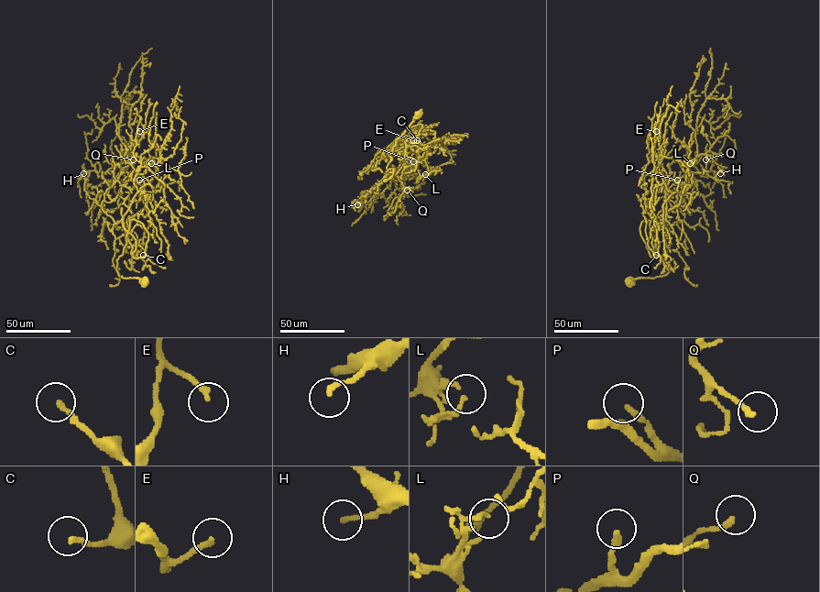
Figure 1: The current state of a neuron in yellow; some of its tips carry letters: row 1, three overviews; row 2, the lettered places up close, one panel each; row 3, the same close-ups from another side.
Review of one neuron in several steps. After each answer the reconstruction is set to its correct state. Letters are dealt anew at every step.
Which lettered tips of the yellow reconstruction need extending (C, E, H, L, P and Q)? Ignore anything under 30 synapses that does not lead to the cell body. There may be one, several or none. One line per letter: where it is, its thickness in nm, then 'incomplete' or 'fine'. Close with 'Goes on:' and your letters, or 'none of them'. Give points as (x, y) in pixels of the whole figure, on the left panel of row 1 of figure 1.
C: (143, 255) | 190 nm | fine
E: (139, 131) | 180 nm | fine
H: (83, 173) | 170 nm | fine
L: (151, 163) | 140 nm | fine
P: (139, 180) | 240 nm | incomplete
Q: (133, 159) | 190 nm | fine
Goes on: P

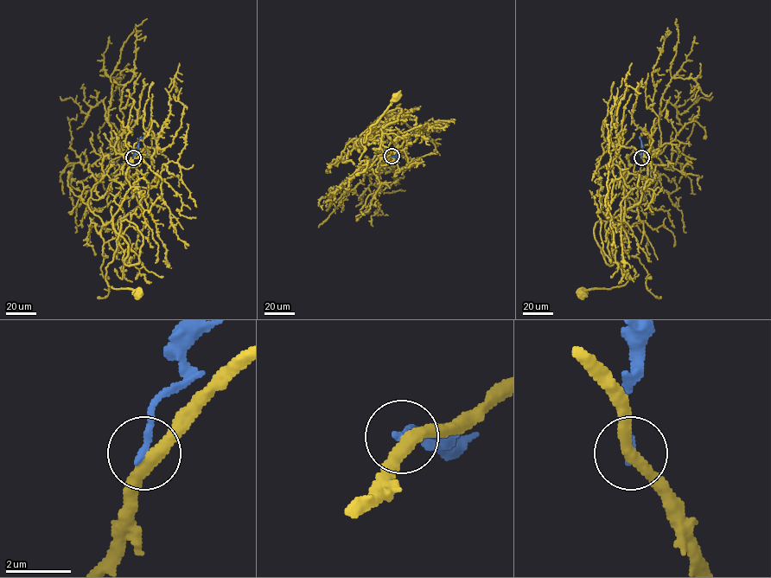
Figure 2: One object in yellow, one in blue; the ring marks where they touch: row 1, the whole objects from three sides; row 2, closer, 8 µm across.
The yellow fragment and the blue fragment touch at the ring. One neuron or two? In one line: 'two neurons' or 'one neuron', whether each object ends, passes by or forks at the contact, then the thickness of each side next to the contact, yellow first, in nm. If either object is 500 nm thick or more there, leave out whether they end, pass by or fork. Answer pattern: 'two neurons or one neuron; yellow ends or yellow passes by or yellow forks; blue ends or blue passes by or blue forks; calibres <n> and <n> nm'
two neurons; yellow passes by; blue ends; calibres 360 and 240 nm

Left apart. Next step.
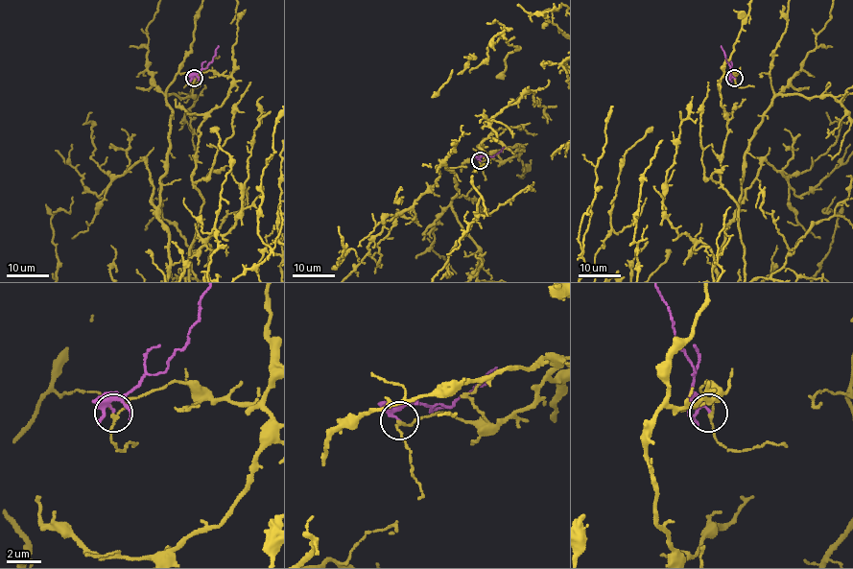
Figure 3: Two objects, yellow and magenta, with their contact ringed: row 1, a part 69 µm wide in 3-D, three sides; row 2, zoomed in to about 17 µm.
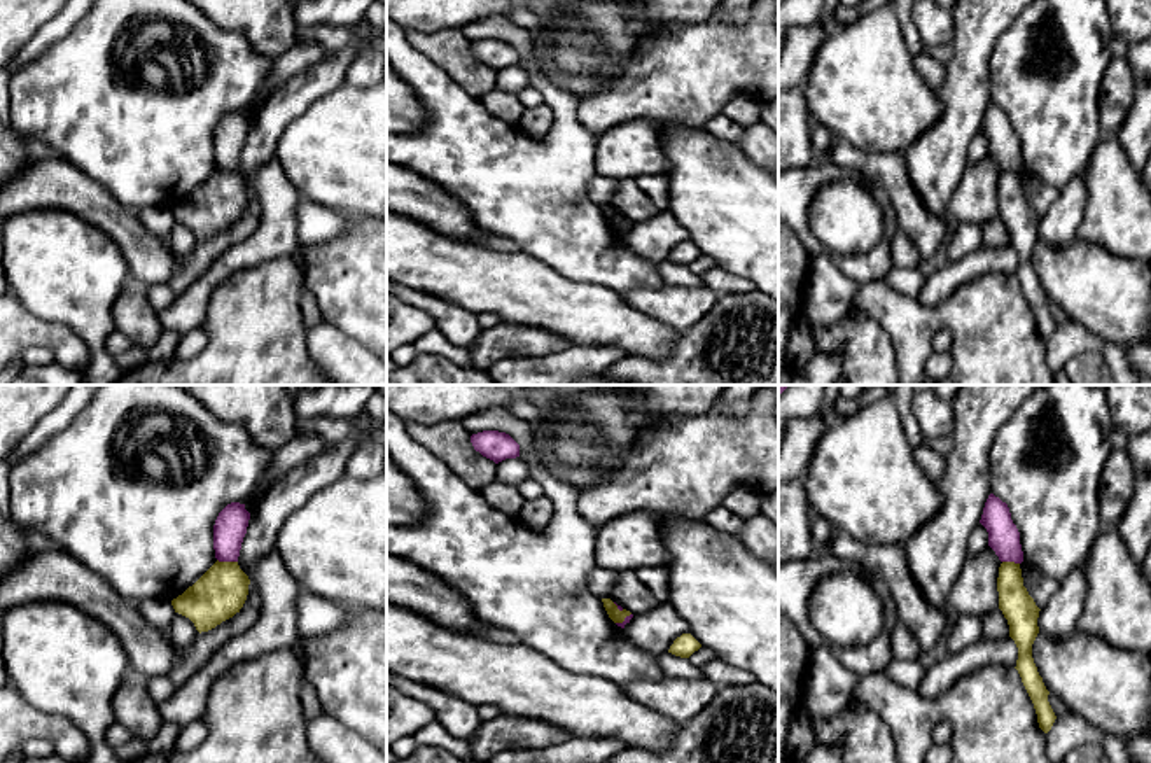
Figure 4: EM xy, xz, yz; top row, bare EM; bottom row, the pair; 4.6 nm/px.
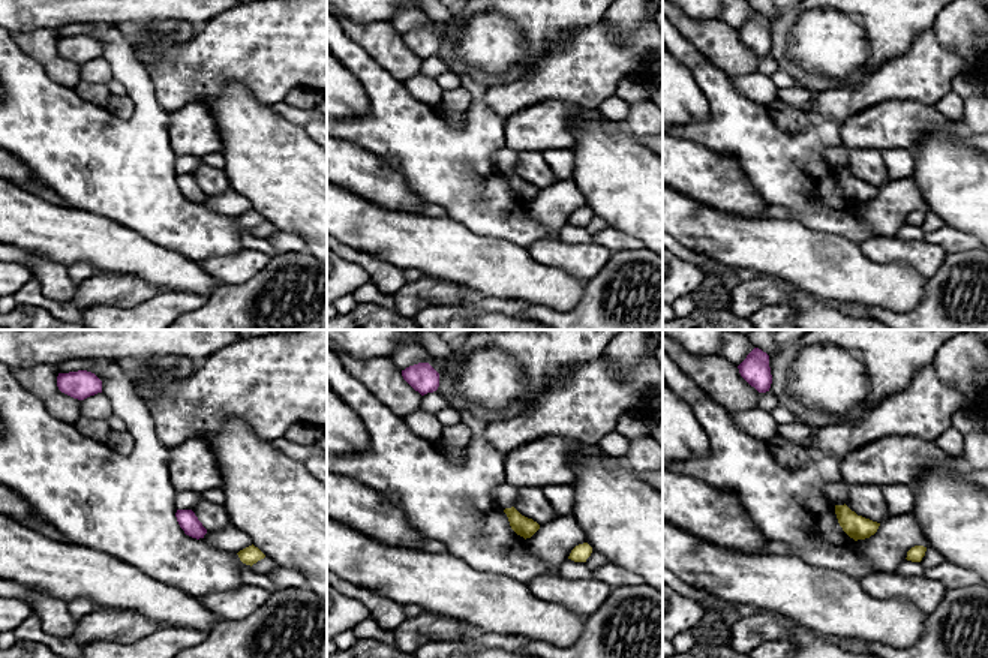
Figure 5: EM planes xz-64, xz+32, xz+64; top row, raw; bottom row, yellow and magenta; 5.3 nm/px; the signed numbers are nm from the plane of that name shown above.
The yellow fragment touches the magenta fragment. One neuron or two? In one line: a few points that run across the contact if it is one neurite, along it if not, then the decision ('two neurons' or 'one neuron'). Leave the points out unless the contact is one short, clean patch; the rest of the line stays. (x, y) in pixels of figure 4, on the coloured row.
line xy (217, 559), (237, 562); two neurons

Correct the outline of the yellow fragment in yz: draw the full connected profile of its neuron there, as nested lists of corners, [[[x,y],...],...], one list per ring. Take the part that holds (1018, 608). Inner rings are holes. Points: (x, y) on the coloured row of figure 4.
[[[1002,562],[997,578],[999,609],[1009,625],[1009,637],[1018,648],[1016,670],[1034,704],[1039,728],[1048,733],[1057,719],[1043,677],[1032,658],[1032,644],[1039,634],[1039,607],[1023,586],[1020,564]]]

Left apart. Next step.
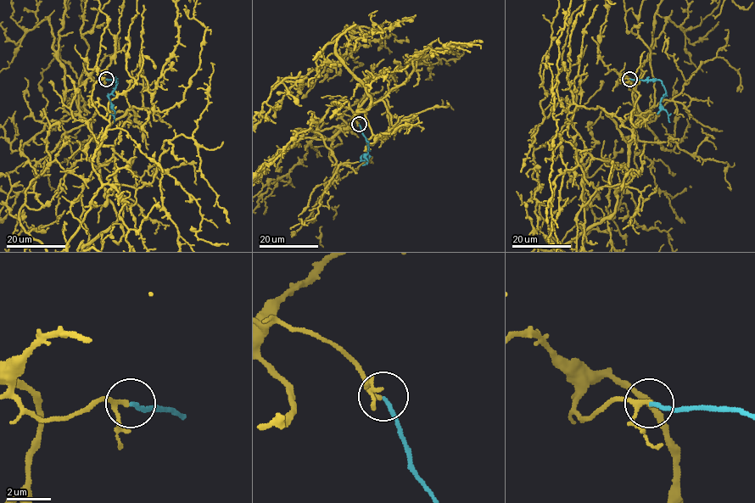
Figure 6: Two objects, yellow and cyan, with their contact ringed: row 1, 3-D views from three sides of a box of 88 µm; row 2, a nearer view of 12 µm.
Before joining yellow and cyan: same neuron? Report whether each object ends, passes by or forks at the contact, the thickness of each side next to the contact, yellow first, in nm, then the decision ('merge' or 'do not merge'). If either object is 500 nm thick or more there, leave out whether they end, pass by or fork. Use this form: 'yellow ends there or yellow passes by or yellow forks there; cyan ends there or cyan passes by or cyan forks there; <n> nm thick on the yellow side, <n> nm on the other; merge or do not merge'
yellow passes by; cyan ends there; 180 nm thick on the yellow side, 170 nm on the other; merge

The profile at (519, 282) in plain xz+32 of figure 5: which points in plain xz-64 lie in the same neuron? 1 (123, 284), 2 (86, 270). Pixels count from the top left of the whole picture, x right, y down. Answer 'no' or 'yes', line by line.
1: no
2: no

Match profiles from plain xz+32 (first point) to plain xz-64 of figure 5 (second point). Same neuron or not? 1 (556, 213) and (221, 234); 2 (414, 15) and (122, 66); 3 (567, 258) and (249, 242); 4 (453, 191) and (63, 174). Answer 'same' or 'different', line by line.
1: different
2: same
3: different
4: same

